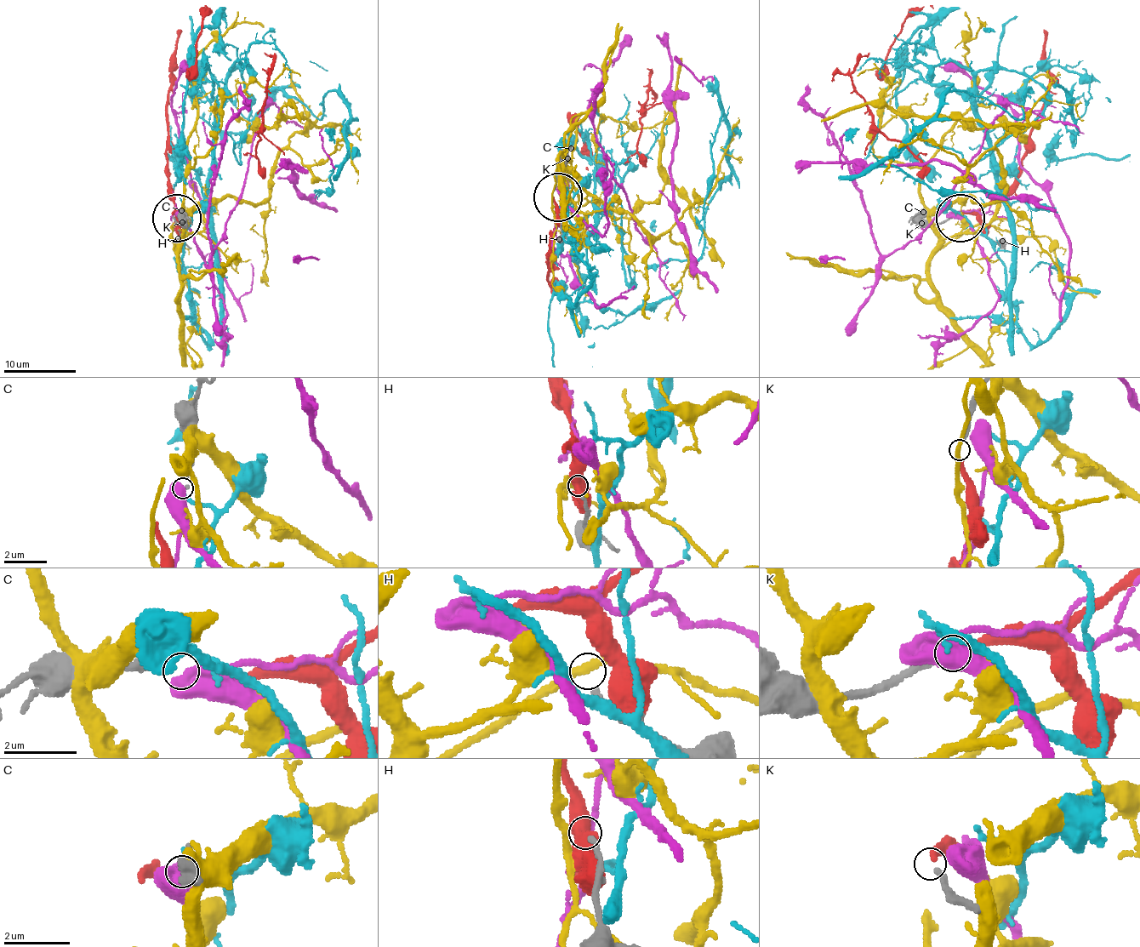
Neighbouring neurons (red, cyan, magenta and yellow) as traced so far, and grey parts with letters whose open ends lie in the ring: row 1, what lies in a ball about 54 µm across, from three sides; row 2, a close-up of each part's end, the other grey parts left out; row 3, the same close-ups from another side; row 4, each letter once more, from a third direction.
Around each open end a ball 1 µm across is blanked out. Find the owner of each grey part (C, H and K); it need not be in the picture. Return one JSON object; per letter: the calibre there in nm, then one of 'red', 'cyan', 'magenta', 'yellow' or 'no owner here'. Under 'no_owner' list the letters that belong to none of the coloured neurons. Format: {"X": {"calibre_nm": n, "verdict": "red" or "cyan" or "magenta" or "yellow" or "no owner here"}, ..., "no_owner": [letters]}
{"C": {"calibre_nm": 150, "verdict": "magenta"}, "H": {"calibre_nm": 150, "verdict": "yellow"}, "K": {"calibre_nm": 160, "verdict": "red"}, "no_owner": []}

